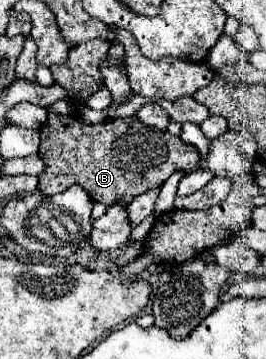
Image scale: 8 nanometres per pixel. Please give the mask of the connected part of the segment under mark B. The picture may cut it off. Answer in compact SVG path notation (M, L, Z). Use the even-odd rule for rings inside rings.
M50 111L48 123L40 129L38 155L48 165L48 169L39 175L39 189L44 195L62 193L64 189L68 189L72 185L80 185L94 201L104 203L104 205L114 205L114 201L118 201L118 199L122 199L124 203L130 203L140 193L162 185L178 169L184 169L186 173L190 173L200 167L200 157L198 157L198 151L194 149L194 145L188 145L170 133L162 133L160 129L144 125L136 115L132 115L128 119L106 119L102 123L88 125L78 115L58 115L58 113Z

